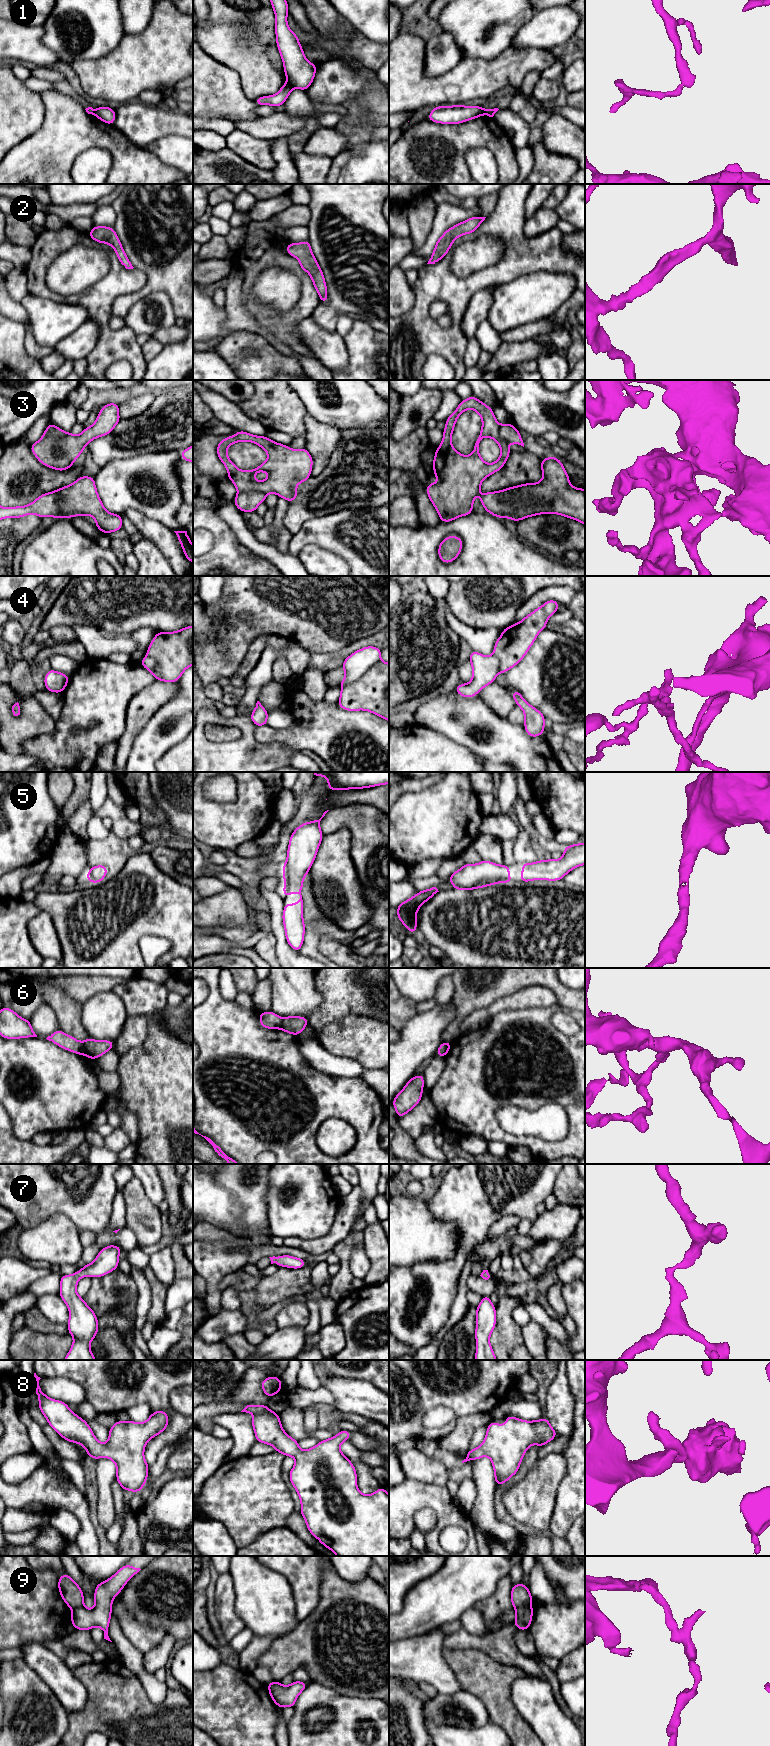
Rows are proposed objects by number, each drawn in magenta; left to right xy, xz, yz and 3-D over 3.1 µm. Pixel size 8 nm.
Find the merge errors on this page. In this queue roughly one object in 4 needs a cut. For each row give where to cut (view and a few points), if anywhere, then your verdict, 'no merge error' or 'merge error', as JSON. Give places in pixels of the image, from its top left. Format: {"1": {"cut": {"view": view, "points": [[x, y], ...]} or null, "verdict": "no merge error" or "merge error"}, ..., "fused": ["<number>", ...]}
{"1": {"cut": {"view": "xz", "points": [[287, 81], [292, 86]]}, "verdict": "merge error"}, "2": {"cut": null, "verdict": "no merge error"}, "3": {"cut": null, "verdict": "no merge error"}, "4": {"cut": {"view": "xz", "points": [[380, 660], [357, 679], [341, 687]]}, "verdict": "merge error"}, "5": {"cut": null, "verdict": "no merge error"}, "6": {"cut": {"view": "xy", "points": [[82, 1042], [86, 1054]]}, "verdict": "merge error"}, "7": {"cut": null, "verdict": "no merge error"}, "8": {"cut": null, "verdict": "no merge error"}, "9": {"cut": {"view": "yz", "points": [[530, 1604], [516, 1609]]}, "verdict": "merge error"}, "fused": ["1", "4", "6", "9"]}

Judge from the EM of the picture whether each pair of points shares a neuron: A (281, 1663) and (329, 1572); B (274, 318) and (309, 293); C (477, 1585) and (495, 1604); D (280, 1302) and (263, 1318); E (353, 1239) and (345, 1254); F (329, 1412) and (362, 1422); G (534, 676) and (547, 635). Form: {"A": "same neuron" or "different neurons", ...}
{"A": "same neuron", "B": "same neuron", "C": "different neurons", "D": "same neuron", "E": "same neuron", "F": "same neuron", "G": "same neuron"}

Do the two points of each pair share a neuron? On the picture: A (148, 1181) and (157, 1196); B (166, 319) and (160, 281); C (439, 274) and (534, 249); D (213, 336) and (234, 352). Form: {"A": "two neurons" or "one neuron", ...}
{"A": "one neuron", "B": "two neurons", "C": "one neuron", "D": "two neurons"}

